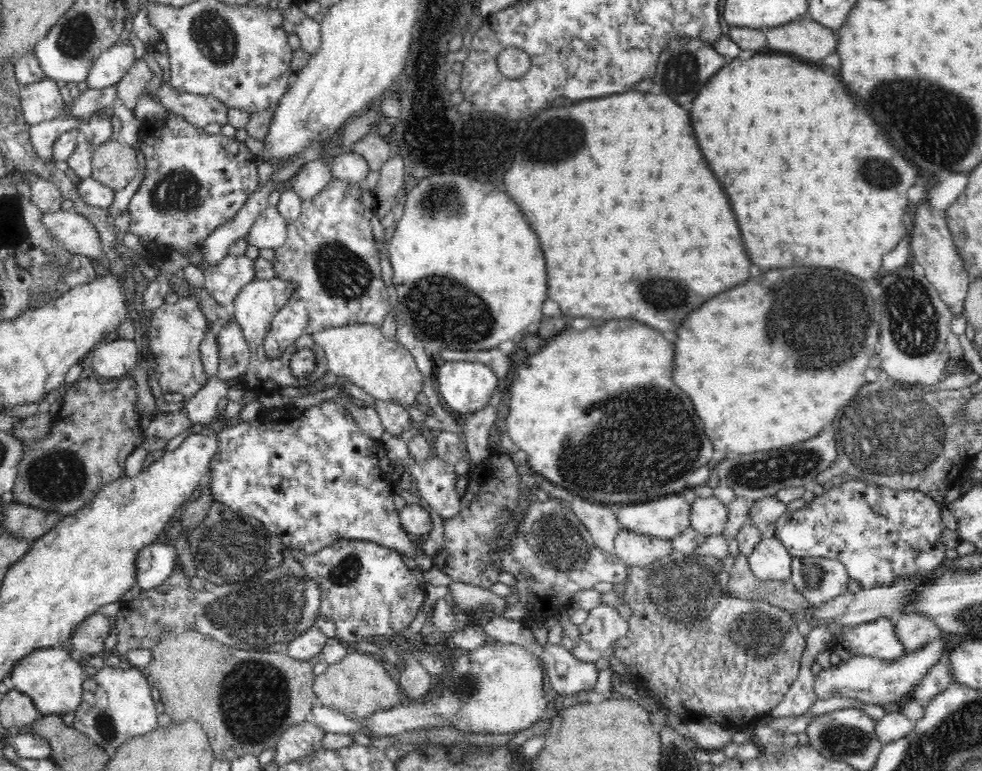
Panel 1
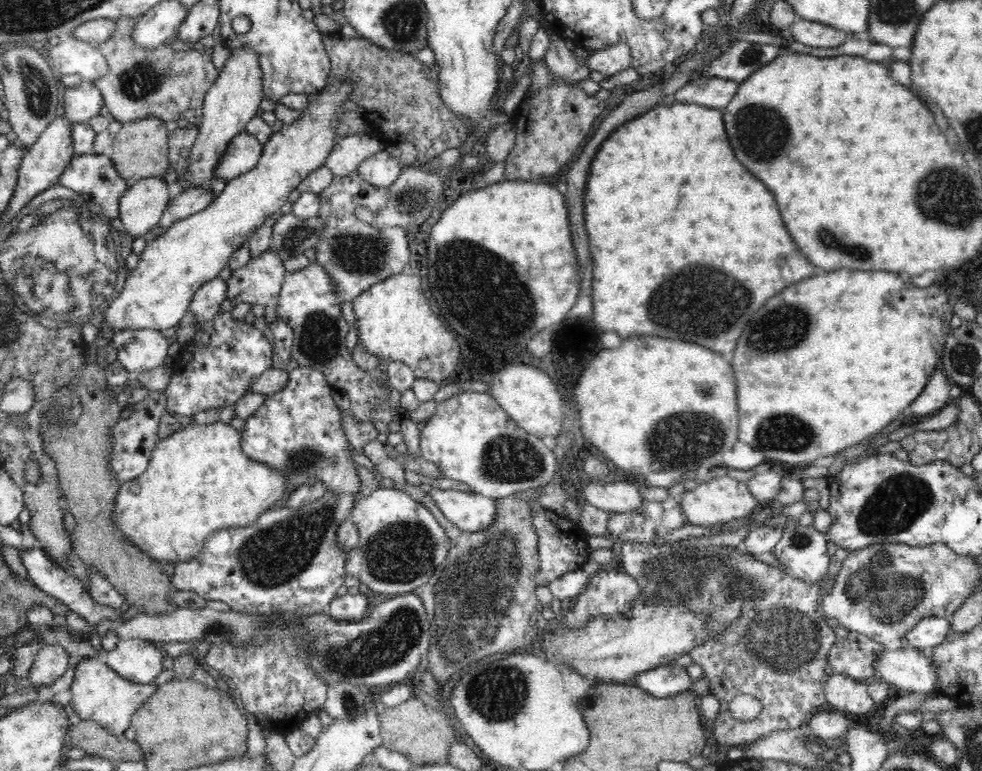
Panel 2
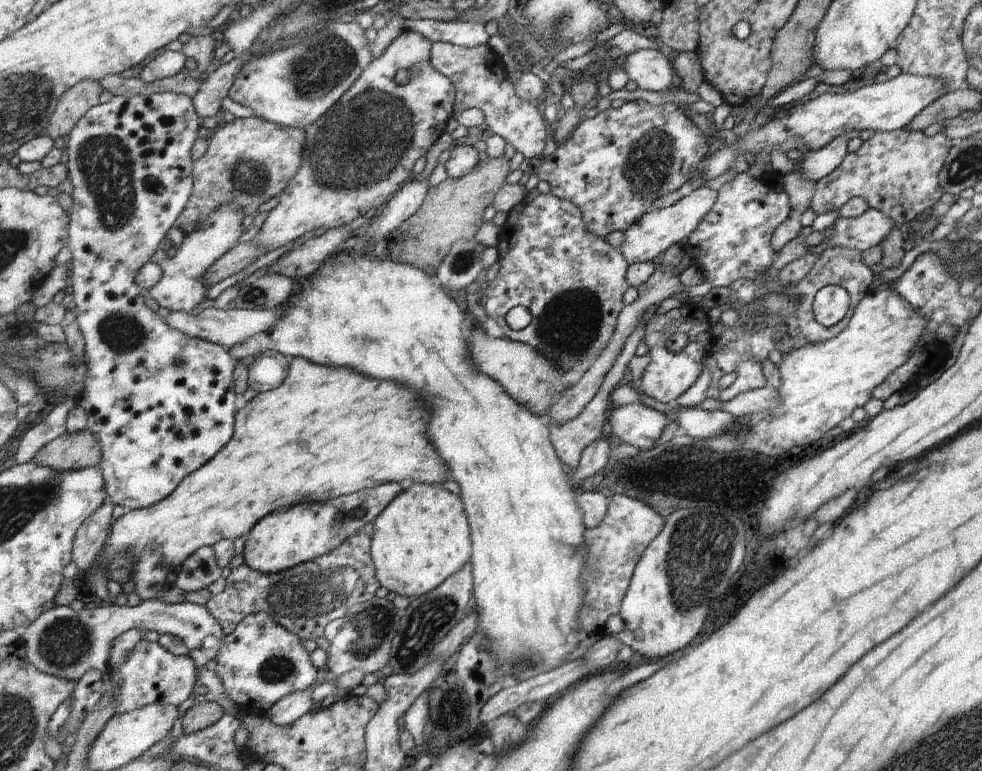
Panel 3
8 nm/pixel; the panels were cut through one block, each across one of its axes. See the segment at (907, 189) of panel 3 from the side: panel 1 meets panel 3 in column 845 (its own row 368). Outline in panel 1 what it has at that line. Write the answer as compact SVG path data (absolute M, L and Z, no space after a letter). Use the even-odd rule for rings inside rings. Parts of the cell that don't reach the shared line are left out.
M188 290L177 302L163 304L151 312L149 349L156 363L153 374L163 393L178 392L185 398L191 397L208 381L201 367L200 346L208 334L209 322L198 297Z

